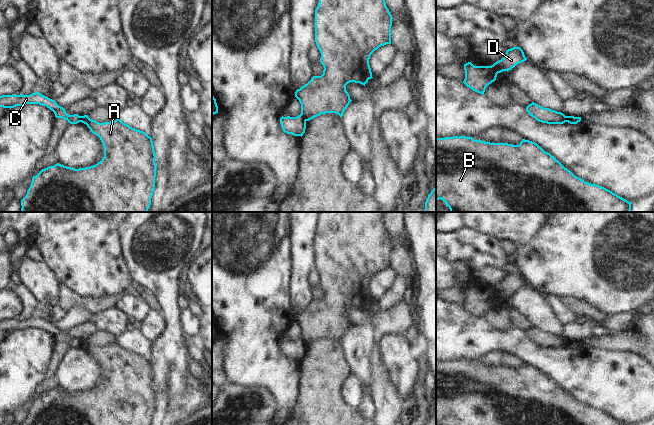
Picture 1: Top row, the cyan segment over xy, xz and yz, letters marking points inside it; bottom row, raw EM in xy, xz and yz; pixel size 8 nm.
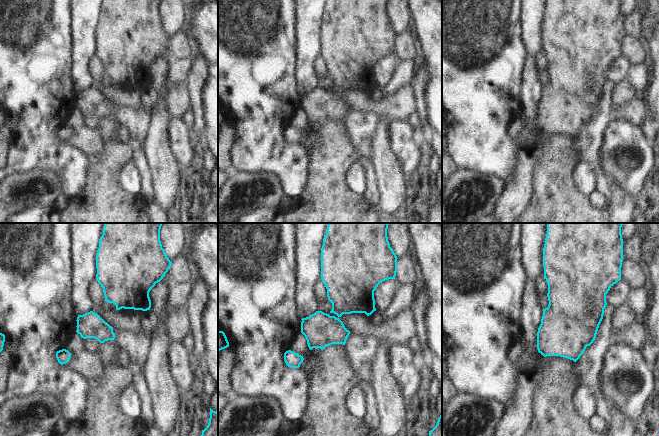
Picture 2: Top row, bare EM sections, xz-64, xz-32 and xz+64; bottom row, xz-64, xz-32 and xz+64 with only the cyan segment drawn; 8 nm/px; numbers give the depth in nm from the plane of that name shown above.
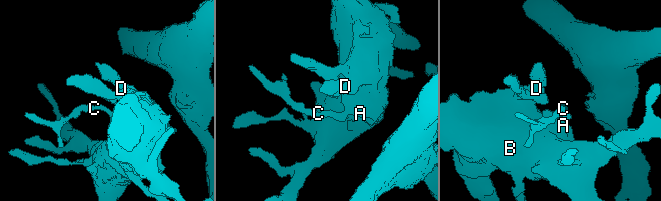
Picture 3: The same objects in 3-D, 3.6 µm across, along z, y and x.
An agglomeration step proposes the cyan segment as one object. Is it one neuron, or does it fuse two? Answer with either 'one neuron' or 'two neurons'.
two neurons

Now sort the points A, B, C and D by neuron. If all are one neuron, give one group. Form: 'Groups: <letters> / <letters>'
Groups: A B D / C

